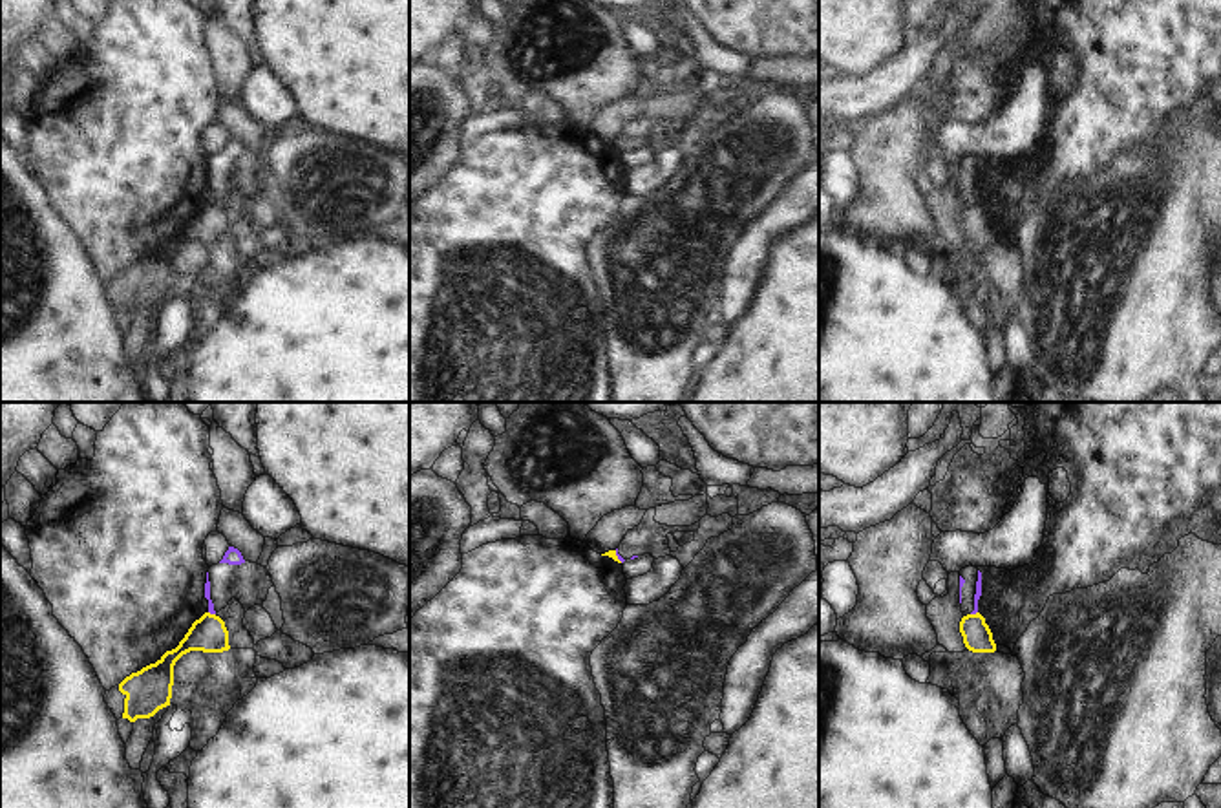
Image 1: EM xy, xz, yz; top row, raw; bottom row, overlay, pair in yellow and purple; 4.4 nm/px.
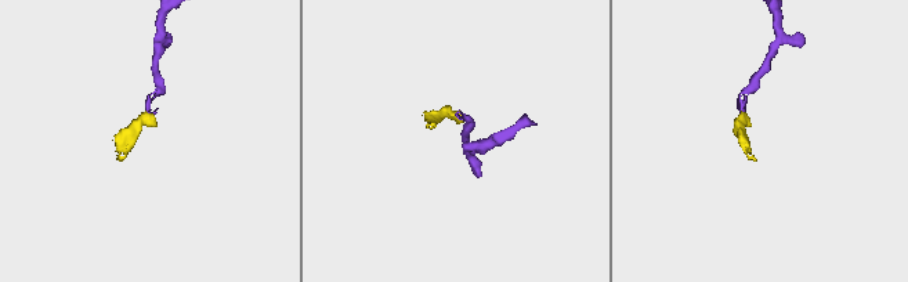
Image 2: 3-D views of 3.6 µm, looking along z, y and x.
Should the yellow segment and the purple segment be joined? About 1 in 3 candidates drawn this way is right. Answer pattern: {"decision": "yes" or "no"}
{"decision": "no"}

